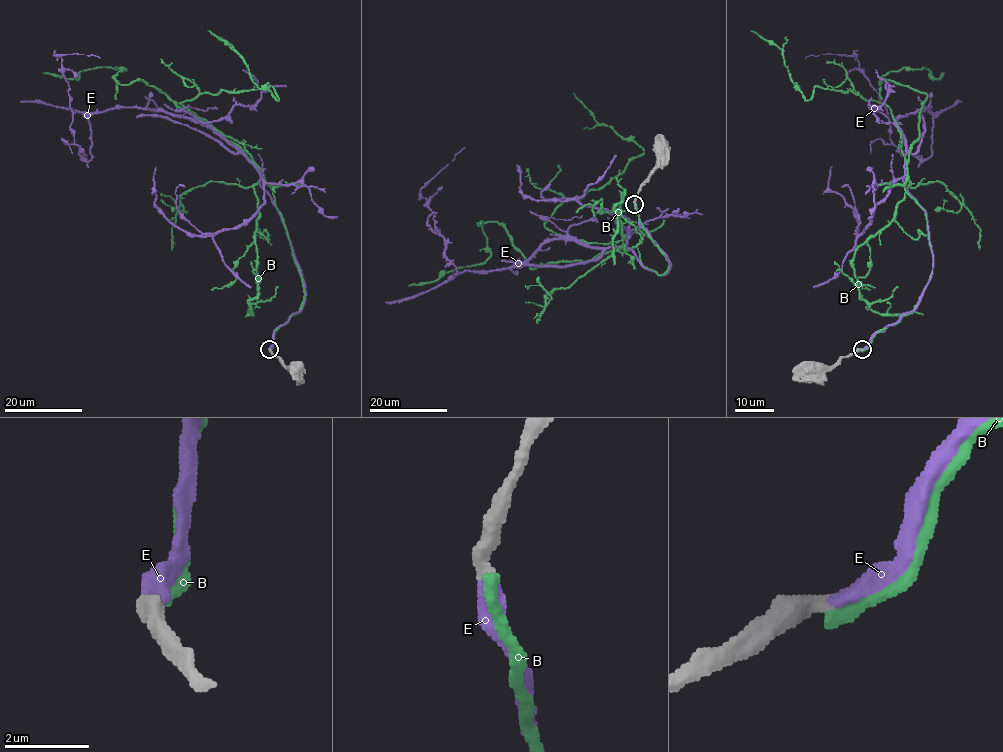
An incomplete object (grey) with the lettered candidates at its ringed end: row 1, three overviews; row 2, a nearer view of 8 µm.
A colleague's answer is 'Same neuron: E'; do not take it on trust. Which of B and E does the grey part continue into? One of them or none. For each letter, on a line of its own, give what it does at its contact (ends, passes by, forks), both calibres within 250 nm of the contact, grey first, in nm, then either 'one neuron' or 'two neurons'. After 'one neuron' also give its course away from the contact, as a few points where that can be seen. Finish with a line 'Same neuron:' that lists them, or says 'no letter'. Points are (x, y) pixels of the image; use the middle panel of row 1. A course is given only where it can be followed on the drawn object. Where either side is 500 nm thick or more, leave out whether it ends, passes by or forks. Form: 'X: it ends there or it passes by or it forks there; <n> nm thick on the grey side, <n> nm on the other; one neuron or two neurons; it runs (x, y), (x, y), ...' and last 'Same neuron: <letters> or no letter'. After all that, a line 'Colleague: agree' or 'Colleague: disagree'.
B: it ends there; 400 nm thick on the grey side, 320 nm on the other; two neurons
E: it ends there; 400 nm thick on the grey side, 340 nm on the other; one neuron; it runs (635, 203), (670, 262), (665, 274), (625, 246), (554, 239), (518, 265), (453, 274), (419, 191), (464, 147)
Same neuron: E
Colleague: agree

